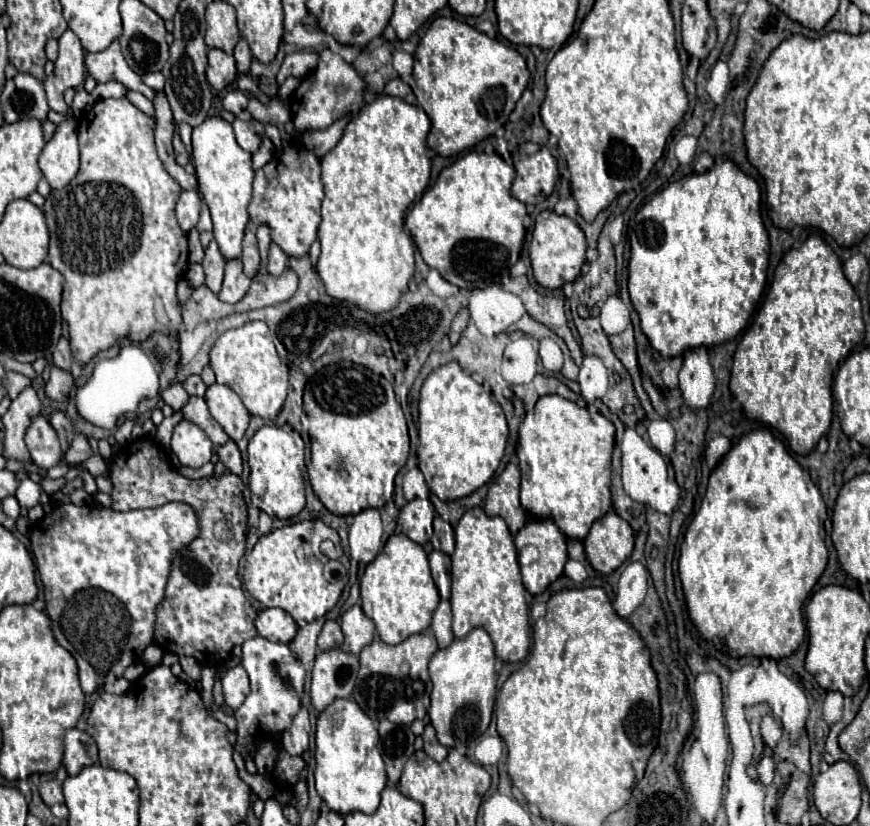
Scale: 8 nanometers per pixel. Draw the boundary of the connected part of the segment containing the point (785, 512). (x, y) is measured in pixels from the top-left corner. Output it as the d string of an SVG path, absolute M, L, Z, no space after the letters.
M766 428L742 436L712 470L702 506L680 546L678 572L682 590L688 616L700 636L714 644L714 648L724 648L732 658L752 654L782 660L794 654L806 636L804 600L828 564L828 549L824 544L827 518L820 490L810 474L790 456L780 438Z

